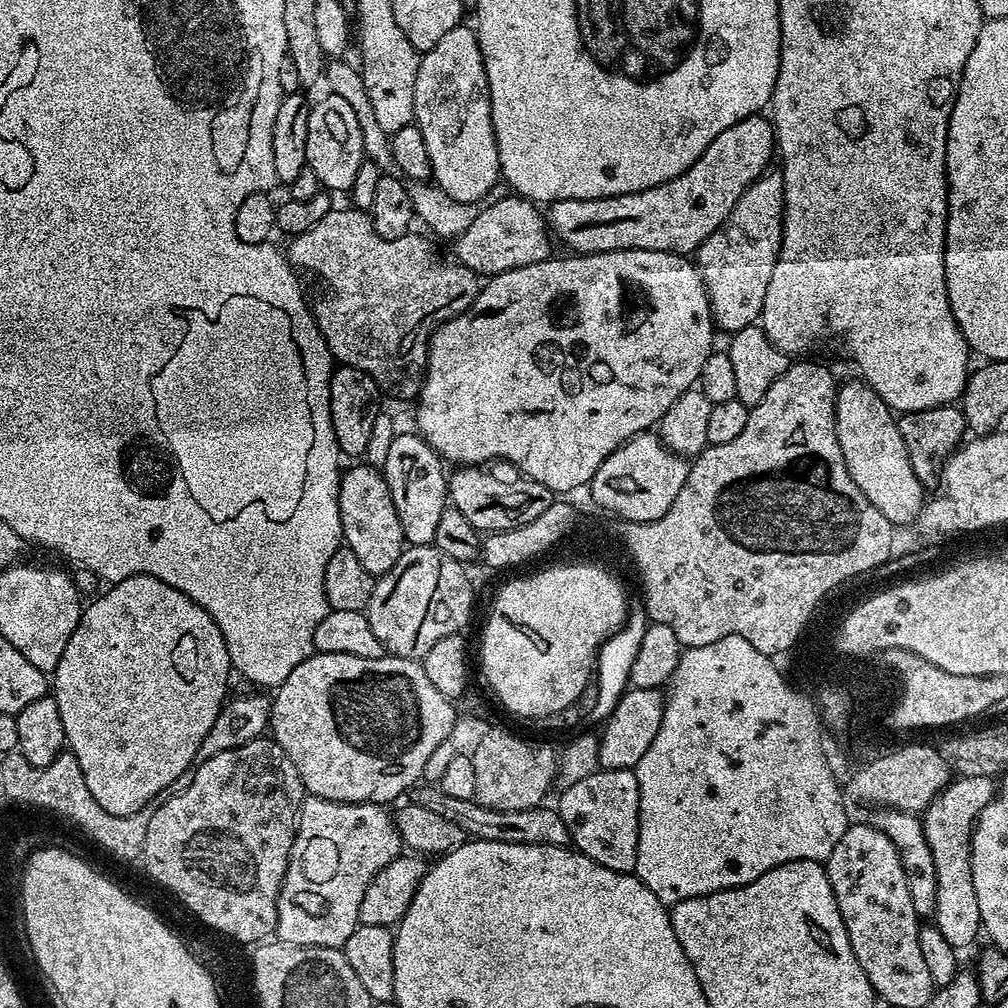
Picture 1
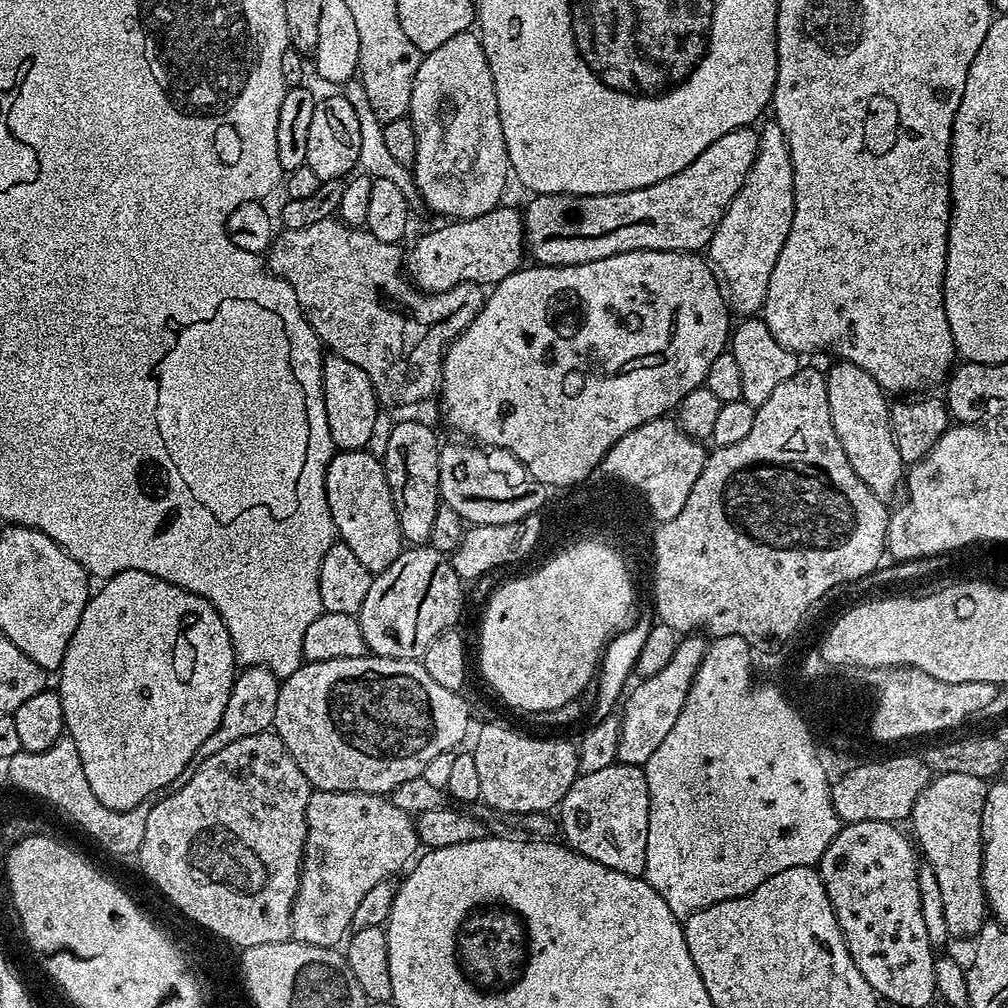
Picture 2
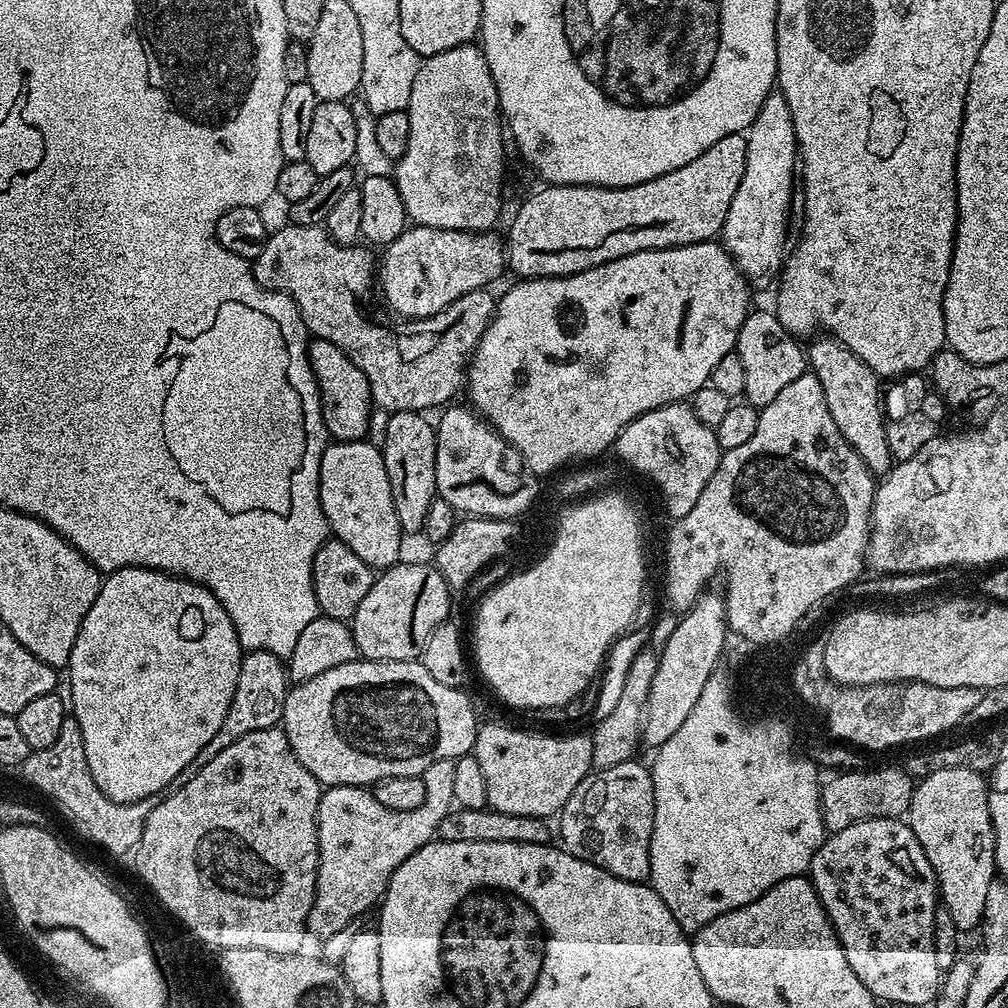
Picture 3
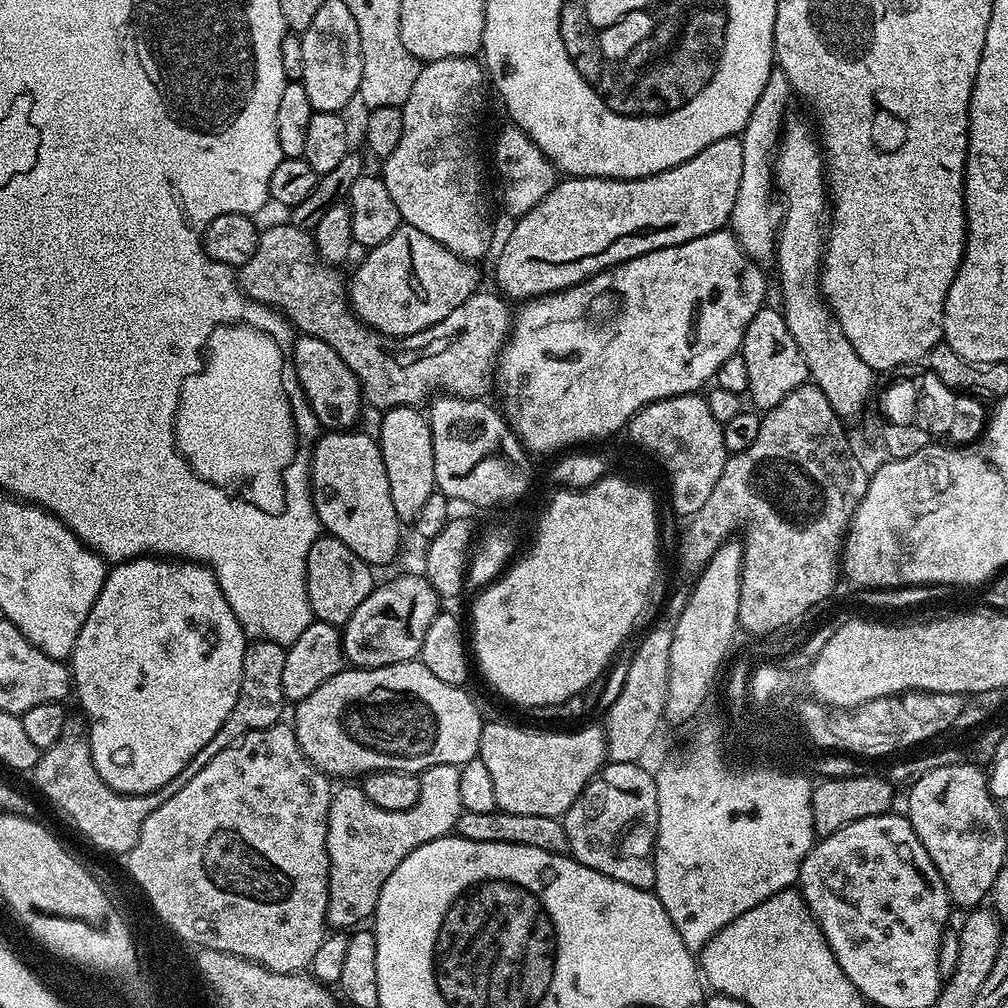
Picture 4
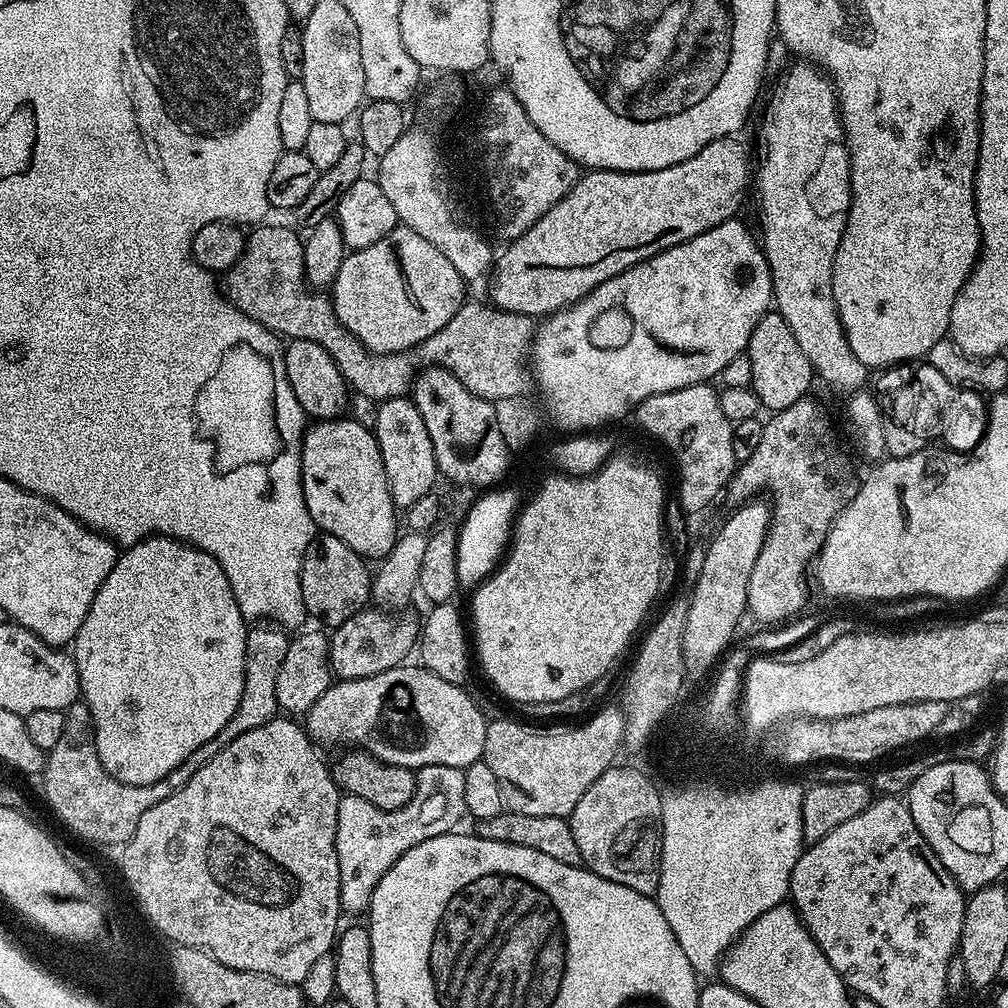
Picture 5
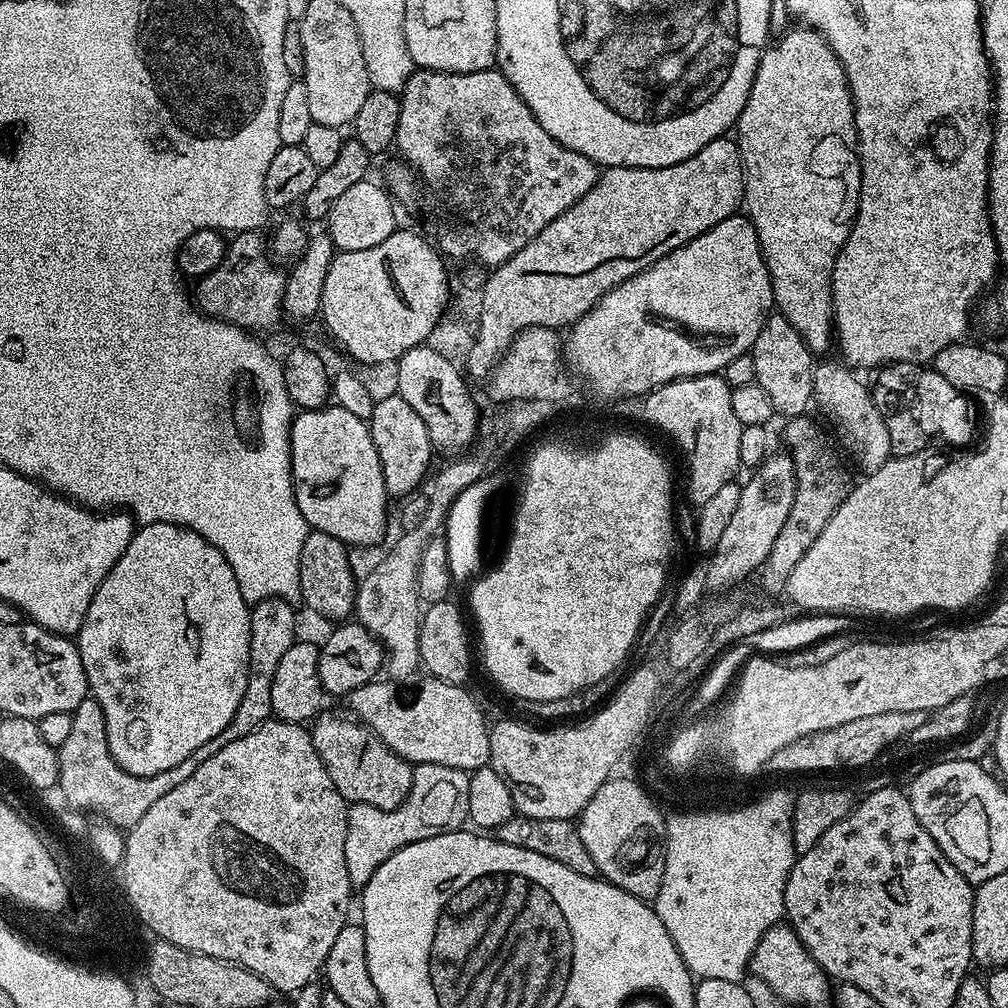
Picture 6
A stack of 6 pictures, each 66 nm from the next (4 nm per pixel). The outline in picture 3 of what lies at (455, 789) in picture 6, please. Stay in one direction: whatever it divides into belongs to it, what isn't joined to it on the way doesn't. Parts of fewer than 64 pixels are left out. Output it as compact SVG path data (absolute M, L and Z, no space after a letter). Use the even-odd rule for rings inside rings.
M455 760L434 762L422 774L426 786L426 798L422 806L414 810L386 810L382 802L376 800L375 791L367 787L354 786L325 787L320 793L316 825L318 826L318 870L316 871L316 889L314 902L310 906L307 931L317 938L338 934L342 926L351 920L363 917L367 908L375 909L381 903L388 890L388 883L393 874L422 846L437 839L442 818L454 807L454 766Z

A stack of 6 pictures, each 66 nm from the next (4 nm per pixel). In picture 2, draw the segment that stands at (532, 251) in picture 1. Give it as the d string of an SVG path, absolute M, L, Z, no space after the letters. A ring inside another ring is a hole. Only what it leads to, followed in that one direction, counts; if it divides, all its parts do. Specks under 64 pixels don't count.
M499 206L469 220L453 219L444 222L441 228L428 232L416 240L416 245L406 252L406 272L411 283L424 294L443 294L456 284L479 284L495 286L510 274L514 274L525 263L526 241L524 239L524 217L519 211Z

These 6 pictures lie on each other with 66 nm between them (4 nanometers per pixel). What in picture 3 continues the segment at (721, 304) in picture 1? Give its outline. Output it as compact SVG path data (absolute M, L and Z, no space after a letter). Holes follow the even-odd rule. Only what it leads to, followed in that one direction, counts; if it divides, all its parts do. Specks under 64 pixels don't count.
M773 90L766 102L762 102L762 110L754 114L754 122L750 122L743 135L746 138L746 170L726 214L722 243L753 289L771 289L786 259L788 215L792 212L792 175L795 177L798 172L794 124L786 98L779 90Z

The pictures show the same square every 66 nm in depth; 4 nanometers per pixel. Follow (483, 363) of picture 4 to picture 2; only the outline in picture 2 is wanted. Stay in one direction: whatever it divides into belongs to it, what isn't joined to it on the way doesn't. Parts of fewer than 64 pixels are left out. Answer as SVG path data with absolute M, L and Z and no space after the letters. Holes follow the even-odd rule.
M339 218L314 222L314 226L302 226L302 230L284 228L281 233L273 239L266 253L266 263L274 275L285 280L294 294L298 294L304 316L321 345L329 353L336 353L366 370L381 405L420 404L431 396L433 399L440 386L444 351L480 313L486 299L485 289L479 284L456 284L439 297L440 305L436 308L435 295L421 295L406 279L402 271L406 256L400 244L378 242L374 234L343 224ZM392 300L401 300L412 309L403 312Z

